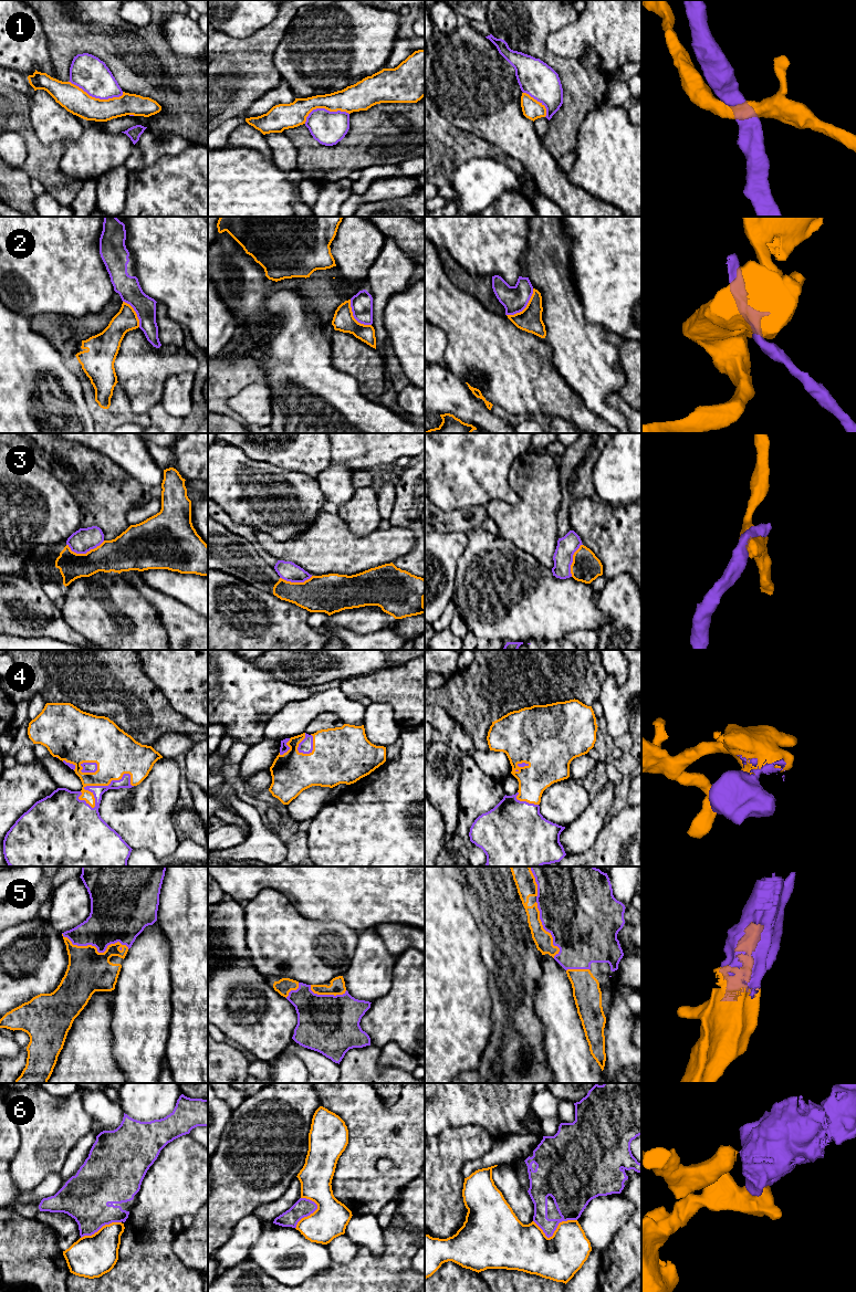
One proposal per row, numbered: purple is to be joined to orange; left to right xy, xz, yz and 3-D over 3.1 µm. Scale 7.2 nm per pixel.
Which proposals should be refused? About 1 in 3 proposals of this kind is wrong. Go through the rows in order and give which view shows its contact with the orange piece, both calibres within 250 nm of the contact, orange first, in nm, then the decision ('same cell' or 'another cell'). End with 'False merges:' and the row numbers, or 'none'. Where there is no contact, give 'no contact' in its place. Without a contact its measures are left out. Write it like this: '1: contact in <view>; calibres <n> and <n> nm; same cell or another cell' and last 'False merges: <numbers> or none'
1: contact in xy; calibres 190 and 260 nm; another cell
2: contact in yz; calibres 180 and 190 nm; another cell
3: contact in xy; calibres 240 and 170 nm; another cell
4: contact in xy; calibres 240 and 260 nm; same cell
5: contact in xy; calibres 300 and 340 nm; same cell
6: contact in yz; calibres 340 and 240 nm; another cell
False merges: 1, 2, 3, 6

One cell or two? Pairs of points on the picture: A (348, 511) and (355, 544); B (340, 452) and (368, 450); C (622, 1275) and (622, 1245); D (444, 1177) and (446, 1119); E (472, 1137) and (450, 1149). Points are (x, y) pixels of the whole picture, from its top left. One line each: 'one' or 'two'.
A: two
B: one
C: one
D: two
E: one

